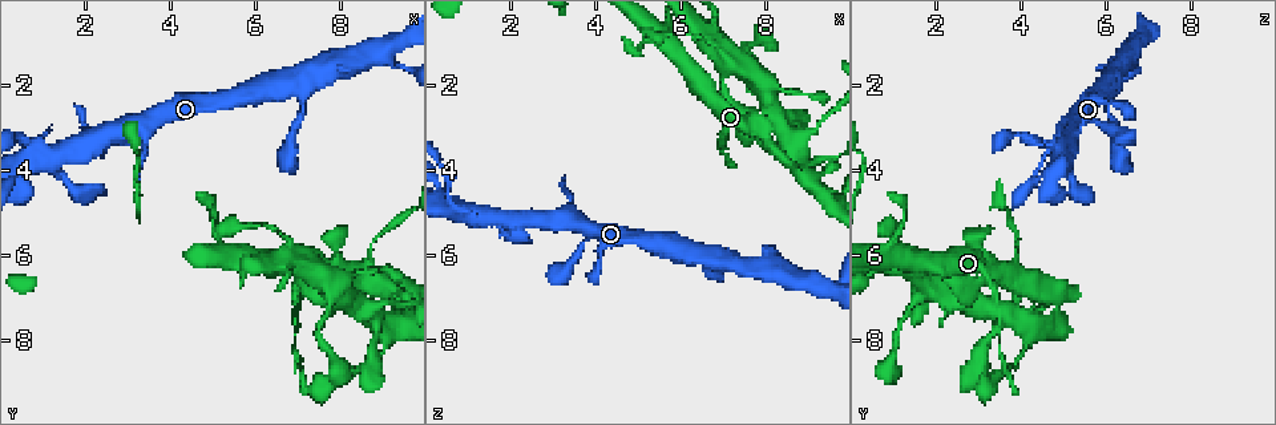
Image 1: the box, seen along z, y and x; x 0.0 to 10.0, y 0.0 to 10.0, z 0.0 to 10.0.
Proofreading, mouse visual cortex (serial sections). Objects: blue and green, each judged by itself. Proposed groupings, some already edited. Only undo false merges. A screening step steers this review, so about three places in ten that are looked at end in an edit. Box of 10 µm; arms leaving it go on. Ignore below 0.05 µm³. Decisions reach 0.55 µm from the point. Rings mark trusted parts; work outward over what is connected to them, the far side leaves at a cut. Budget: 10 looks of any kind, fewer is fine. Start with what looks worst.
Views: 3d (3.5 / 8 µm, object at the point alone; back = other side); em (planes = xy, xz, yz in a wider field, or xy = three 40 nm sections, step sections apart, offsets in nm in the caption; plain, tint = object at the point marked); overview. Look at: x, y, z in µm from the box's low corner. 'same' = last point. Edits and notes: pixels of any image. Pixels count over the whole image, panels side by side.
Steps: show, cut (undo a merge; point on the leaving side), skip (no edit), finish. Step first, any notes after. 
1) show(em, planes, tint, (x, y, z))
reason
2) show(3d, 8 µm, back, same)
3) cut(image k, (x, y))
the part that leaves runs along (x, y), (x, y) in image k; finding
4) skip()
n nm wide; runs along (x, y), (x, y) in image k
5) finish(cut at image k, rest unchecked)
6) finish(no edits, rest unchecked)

show(3d, 8 µm, (8.45, 6.25, 3.80))
branch point

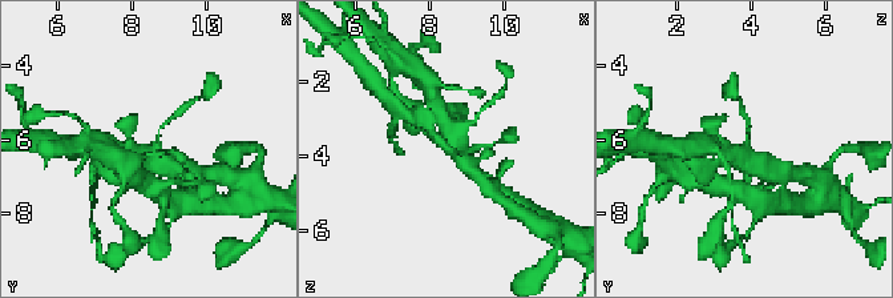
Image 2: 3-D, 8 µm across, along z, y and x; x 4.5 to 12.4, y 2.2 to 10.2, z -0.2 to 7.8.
show(3d, 3.5 µm, same)

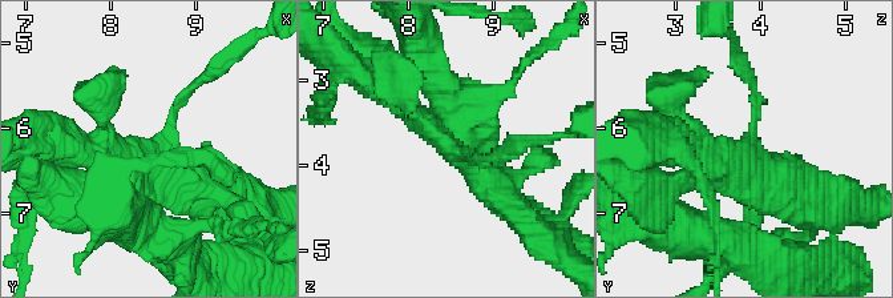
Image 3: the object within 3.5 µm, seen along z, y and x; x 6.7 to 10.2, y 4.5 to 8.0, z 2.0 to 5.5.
show(em, xy, step 3, tint, (8.55, 6.30, 3.80))
3 arms; arms of 100, 300, 450 nm

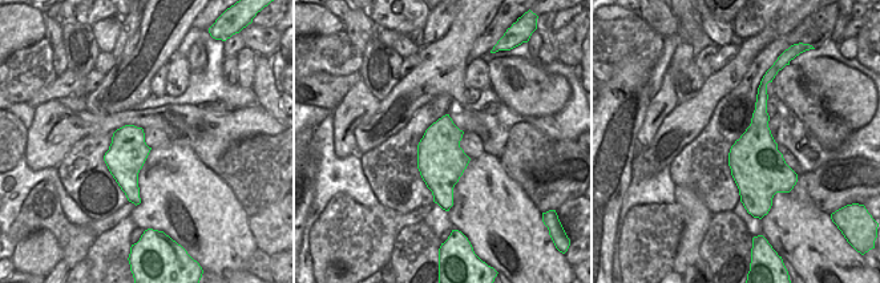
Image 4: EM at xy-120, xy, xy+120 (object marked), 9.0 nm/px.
skip()
runs along (387, 92), (493, 184), (509, 205) in image 3; continuous, no second cell

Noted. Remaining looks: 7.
show(3d, 3.5 µm, (1.30, 3.65, 5.05))
sharp bend

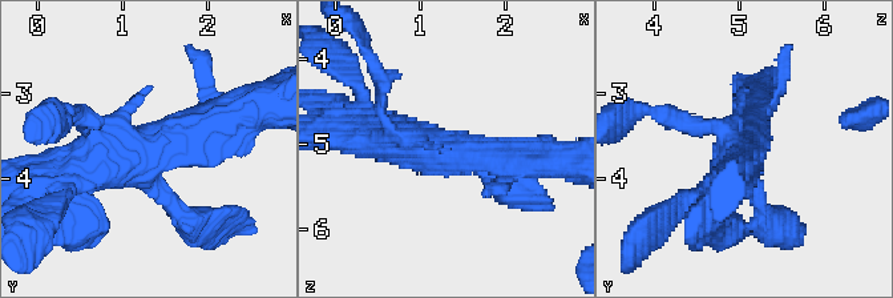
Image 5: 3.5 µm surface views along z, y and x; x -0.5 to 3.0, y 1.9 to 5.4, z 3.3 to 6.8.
show(em, xy, step 5, tint, (1.25, 3.65, 5.05))

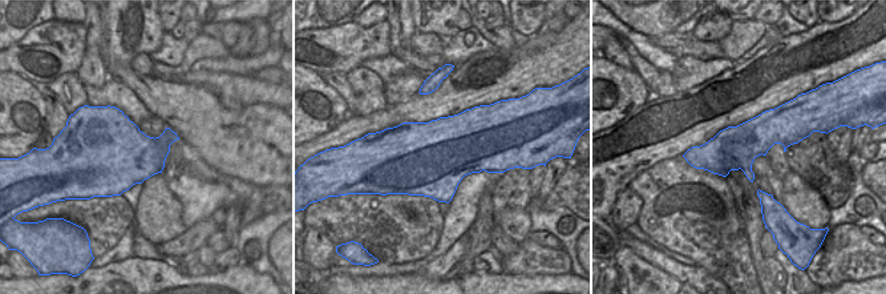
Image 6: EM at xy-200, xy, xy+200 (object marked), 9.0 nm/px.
skip()
runs along (227, 121), (68, 178) in image 5; all the same cell

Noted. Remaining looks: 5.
show(3d, 8 µm, back, (8.80, 1.30, 6.60))

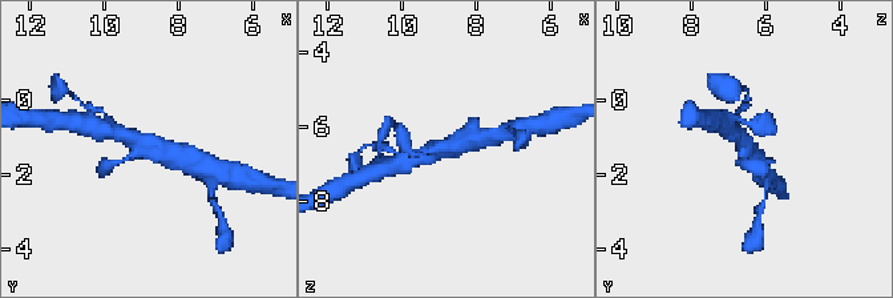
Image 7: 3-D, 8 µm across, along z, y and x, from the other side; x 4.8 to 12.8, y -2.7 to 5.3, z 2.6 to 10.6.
show(3d, 3.5 µm, same)

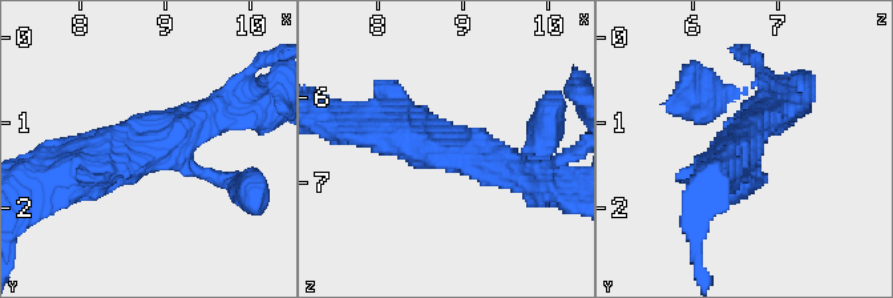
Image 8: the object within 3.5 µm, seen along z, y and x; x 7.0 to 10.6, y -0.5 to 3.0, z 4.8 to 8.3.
show(em, xy, step 3, tint, (8.85, 1.35, 6.55))
now the EM

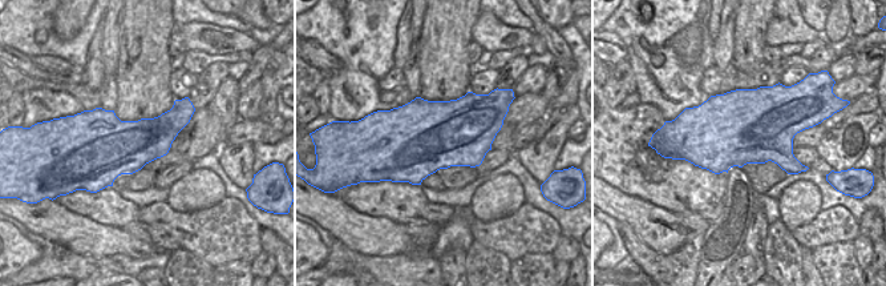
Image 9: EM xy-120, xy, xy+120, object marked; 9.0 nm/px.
skip()
650 nm wide; runs along (72, 174), (218, 113) in image 8; one cell here

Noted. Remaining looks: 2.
show(3d, 3.5 µm, (6.50, 6.15, 0.85))
three-way junction

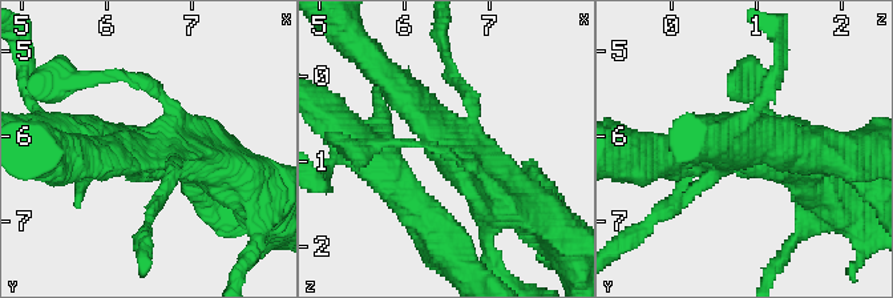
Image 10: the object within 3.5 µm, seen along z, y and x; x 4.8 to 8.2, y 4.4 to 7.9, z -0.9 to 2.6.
show(em, xy, step 5, tint, (6.45, 6.15, 0.75))
now the EM

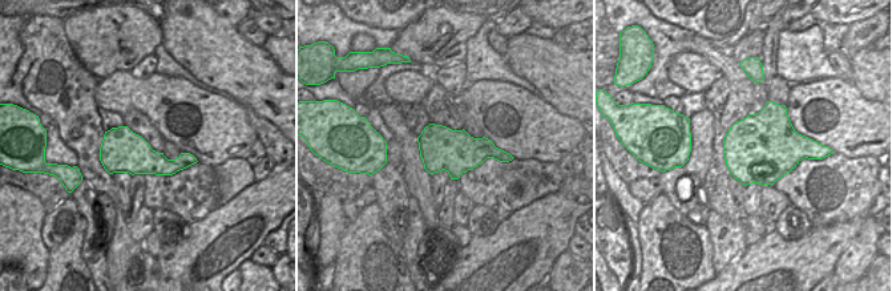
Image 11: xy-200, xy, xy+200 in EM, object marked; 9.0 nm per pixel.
cut(image 10, (161, 194))
the part that leaves runs along (173, 162), (173, 174), (153, 216) in image 10; two cells meet here

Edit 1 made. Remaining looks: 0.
finish(cut at image 10, rest unchecked)

